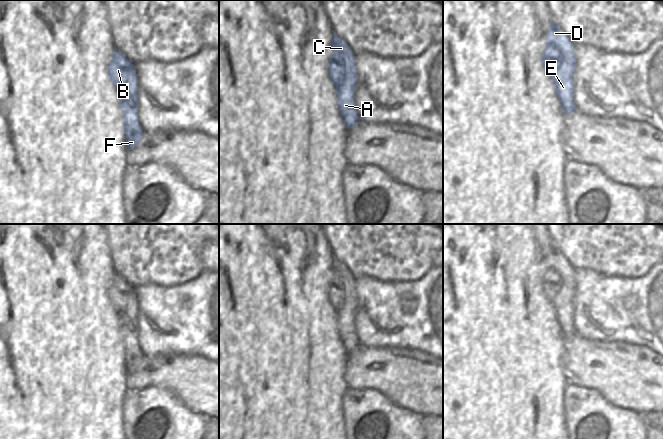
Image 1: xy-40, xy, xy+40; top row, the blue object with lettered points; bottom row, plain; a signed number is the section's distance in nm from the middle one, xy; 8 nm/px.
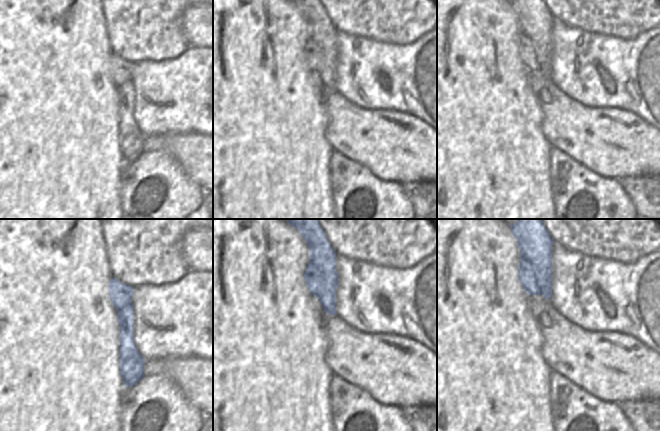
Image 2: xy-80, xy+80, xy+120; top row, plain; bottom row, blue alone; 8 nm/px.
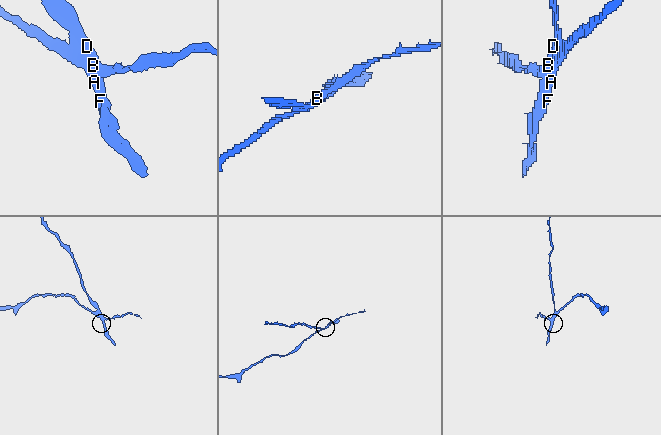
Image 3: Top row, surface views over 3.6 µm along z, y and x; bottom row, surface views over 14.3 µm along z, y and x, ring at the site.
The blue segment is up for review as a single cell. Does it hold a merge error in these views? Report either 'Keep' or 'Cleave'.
Cleave.

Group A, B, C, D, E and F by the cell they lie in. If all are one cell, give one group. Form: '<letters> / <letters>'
A C D E F / B

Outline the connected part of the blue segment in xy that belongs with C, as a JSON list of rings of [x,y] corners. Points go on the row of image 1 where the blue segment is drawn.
[[[333,34],[331,58],[337,58],[339,62],[342,59],[346,61],[346,75],[344,81],[339,86],[336,86],[336,91],[338,93],[338,107],[348,130],[360,121],[354,101],[358,81],[354,56],[348,44]]]

